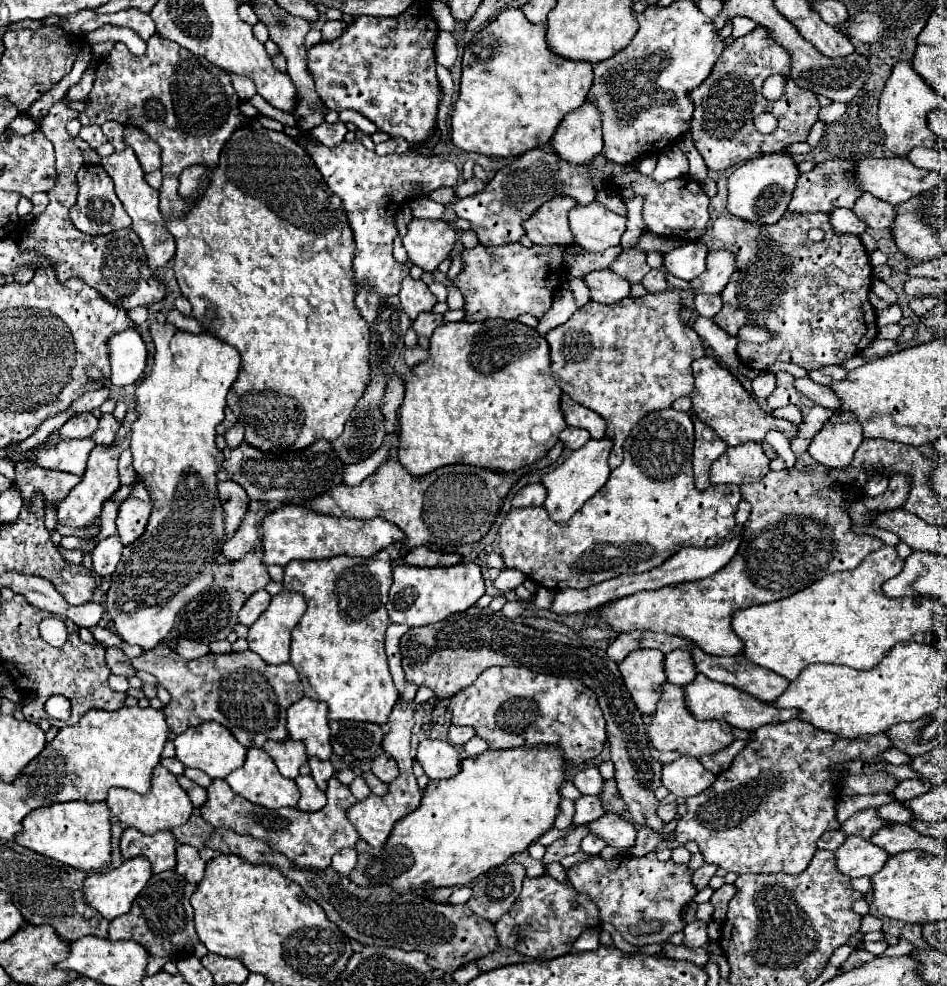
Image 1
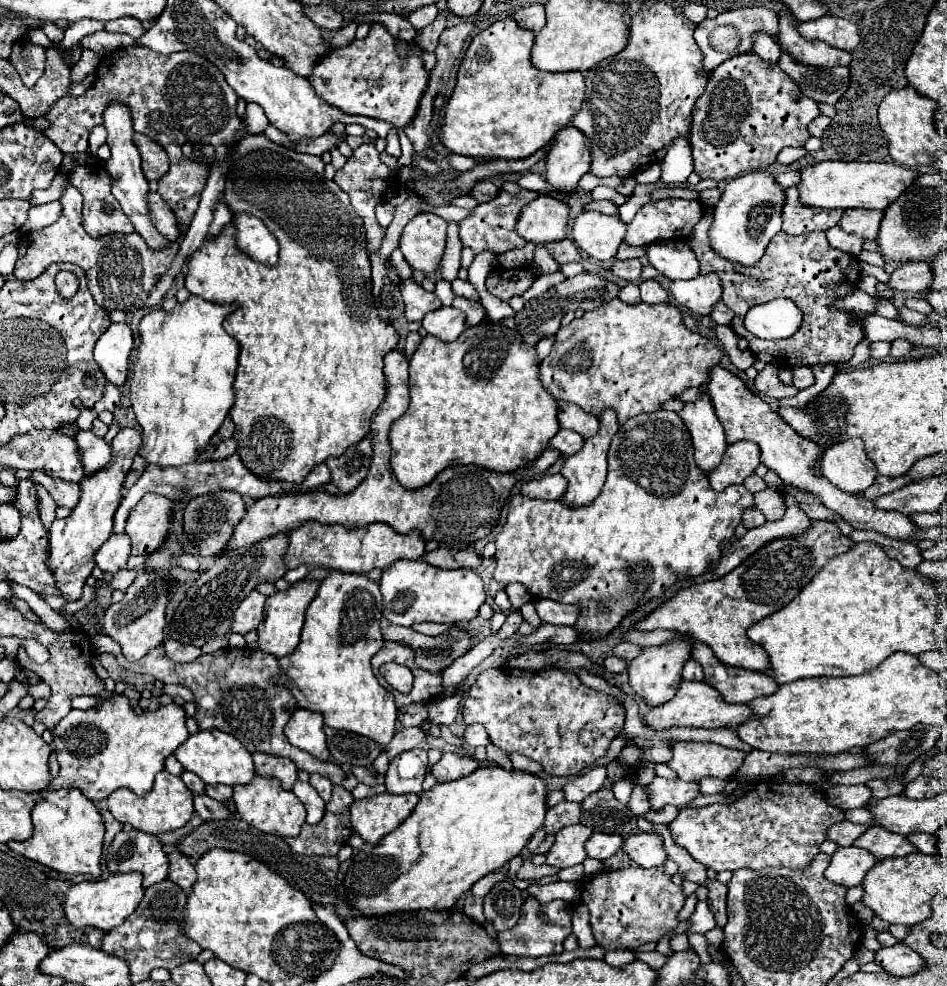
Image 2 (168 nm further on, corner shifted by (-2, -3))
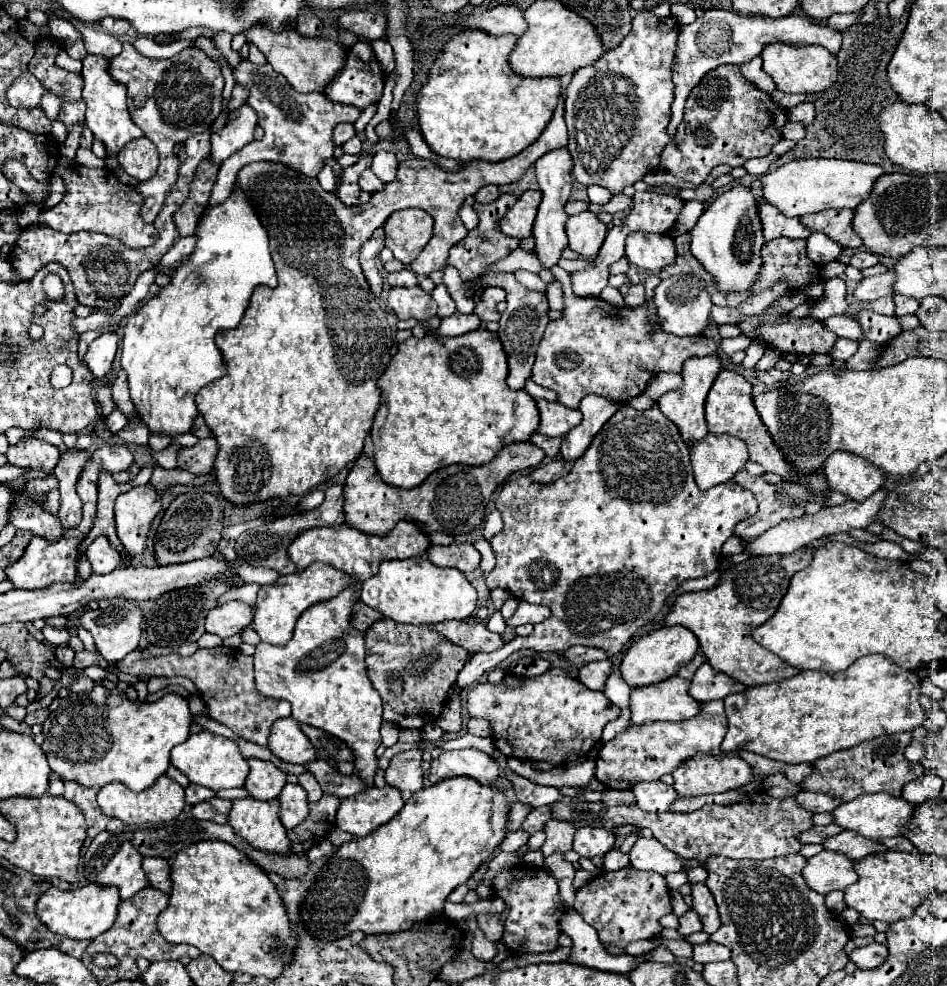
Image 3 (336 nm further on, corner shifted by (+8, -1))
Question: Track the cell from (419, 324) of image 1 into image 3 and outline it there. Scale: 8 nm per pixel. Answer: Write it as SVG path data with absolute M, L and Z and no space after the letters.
M453 314L447 318L439 318L439 326L433 334L435 336L461 336L479 326L481 326L481 322L475 314Z

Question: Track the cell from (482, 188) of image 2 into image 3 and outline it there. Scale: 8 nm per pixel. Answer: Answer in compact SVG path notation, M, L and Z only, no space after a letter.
M487 184L485 188L481 188L481 190L475 194L475 200L477 200L479 204L489 204L489 202L497 200L497 196L499 196L499 190L497 190L497 186L493 186L493 184Z

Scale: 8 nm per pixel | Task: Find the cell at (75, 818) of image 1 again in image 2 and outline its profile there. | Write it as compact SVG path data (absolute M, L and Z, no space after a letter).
M61 788L61 790L43 790L39 802L31 810L35 832L25 842L9 842L7 846L55 872L61 874L89 874L97 878L101 874L101 852L105 826L101 822L99 810L89 798L79 790Z

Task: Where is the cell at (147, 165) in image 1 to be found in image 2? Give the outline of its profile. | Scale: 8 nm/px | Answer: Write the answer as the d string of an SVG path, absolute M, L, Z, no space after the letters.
M135 134L133 142L141 154L141 168L147 180L159 180L167 174L169 170L169 158L167 152L153 142L151 138L143 136L143 134Z

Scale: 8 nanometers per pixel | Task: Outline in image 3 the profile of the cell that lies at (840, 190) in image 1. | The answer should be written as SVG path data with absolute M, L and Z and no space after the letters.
M763 202L759 206L759 216L763 222L763 236L765 240L773 240L779 236L789 236L789 238L807 238L811 232L801 224L801 218L787 218L785 214L777 212L773 204Z

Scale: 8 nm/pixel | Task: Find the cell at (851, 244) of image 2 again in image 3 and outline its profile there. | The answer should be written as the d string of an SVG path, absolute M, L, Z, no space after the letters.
M813 232L807 238L807 256L819 266L835 260L841 254L841 250L843 248L835 240L829 240L829 236L825 236L823 232Z

